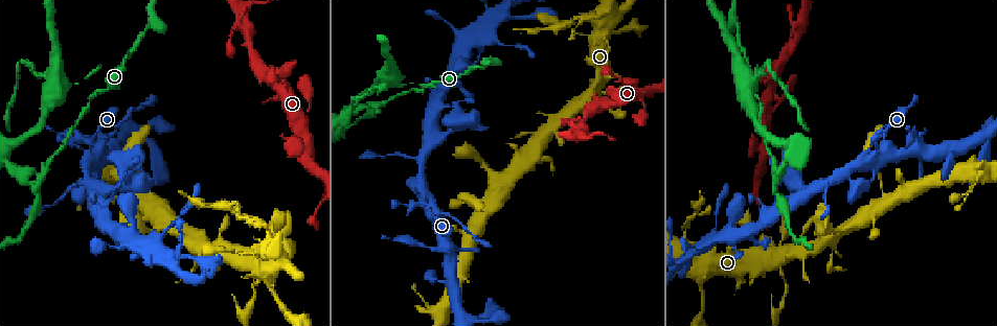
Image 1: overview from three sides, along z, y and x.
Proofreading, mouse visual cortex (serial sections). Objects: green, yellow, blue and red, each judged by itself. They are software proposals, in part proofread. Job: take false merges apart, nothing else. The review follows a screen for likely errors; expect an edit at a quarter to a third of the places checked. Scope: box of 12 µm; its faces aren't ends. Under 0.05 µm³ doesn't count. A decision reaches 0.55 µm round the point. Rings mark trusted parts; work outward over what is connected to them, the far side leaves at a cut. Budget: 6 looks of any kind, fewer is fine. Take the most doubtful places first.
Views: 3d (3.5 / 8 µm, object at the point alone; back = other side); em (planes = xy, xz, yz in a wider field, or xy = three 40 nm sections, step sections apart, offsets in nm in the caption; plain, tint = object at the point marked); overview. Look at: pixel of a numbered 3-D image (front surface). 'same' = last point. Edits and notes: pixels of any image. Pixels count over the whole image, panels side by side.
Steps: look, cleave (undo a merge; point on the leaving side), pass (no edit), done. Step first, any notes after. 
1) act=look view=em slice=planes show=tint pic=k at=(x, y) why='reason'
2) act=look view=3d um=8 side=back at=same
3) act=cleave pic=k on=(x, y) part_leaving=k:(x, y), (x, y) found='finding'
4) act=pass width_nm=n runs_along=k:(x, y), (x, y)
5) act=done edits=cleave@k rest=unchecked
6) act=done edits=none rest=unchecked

act=look view=3d um=3.5 pic=1 at=(374, 108) why='thin neck'

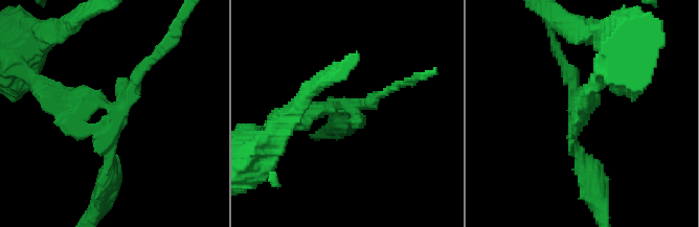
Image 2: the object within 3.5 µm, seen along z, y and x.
act=look view=em slice=xy step=2 show=tint pic=2 at=(349, 106) why='need the tissue'

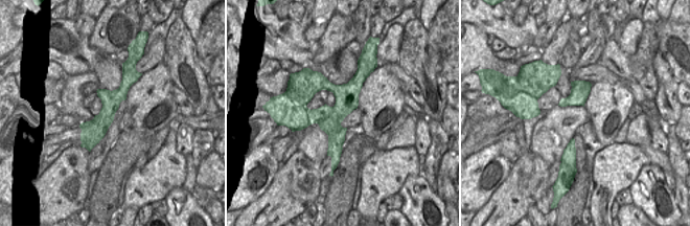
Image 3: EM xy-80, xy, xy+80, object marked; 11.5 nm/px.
act=pass runs_along=3:(124, 68), (124, 87), (84, 144) found='continuous, no second cell'

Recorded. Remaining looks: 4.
act=look view=3d um=8 pic=1 at=(21, 63) why='sharp bend'

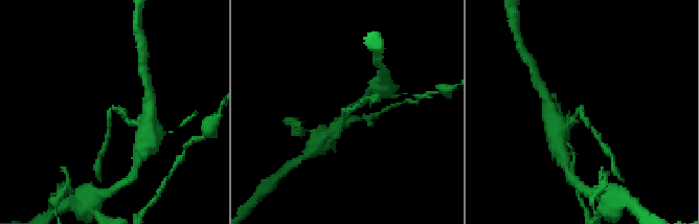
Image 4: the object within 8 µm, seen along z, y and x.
act=look view=3d um=3.5 pic=4 at=(346, 111)

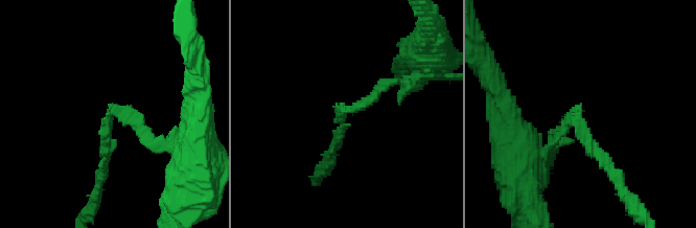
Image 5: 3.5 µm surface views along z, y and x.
act=look view=em slice=planes show=tint pic=5 at=(348, 108) arm_widths_nm=100,150

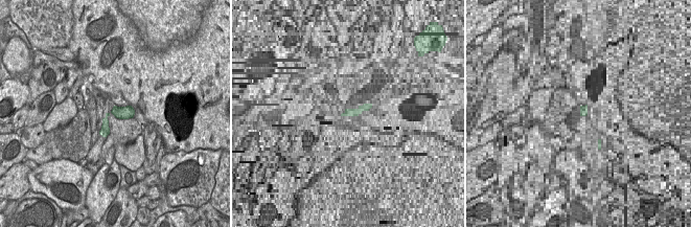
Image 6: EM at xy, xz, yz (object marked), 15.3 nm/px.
act=pass width_nm=190 runs_along=5:(394, 83), (340, 109), (340, 141) found='continuous, no second cell'

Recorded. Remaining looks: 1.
act=done edits=none rest=unchecked

